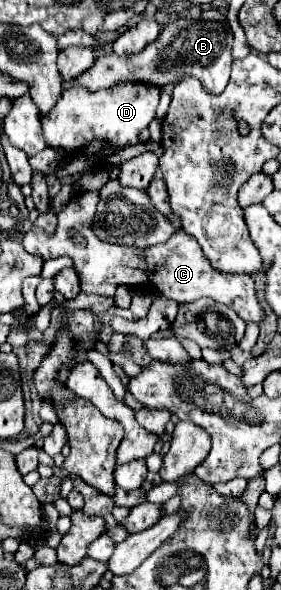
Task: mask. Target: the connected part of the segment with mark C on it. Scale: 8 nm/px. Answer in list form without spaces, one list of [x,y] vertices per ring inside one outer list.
[[[85,191],[85,193],[75,193],[73,199],[61,209],[59,213],[59,225],[55,229],[55,233],[47,233],[39,227],[33,227],[31,231],[25,233],[23,237],[23,247],[27,253],[31,255],[39,255],[43,261],[53,259],[53,257],[61,257],[67,255],[73,259],[73,265],[79,273],[81,279],[81,291],[83,293],[97,293],[97,295],[105,295],[105,297],[113,297],[117,287],[125,285],[133,291],[147,291],[151,295],[159,293],[167,299],[177,301],[179,305],[183,303],[191,303],[197,301],[201,297],[209,297],[213,301],[219,301],[227,307],[231,307],[243,321],[261,321],[263,319],[263,309],[259,305],[259,301],[255,299],[255,285],[251,275],[237,275],[237,273],[223,273],[219,269],[215,269],[207,257],[203,257],[203,251],[199,249],[199,243],[195,243],[189,235],[185,235],[182,229],[172,235],[167,243],[152,246],[146,249],[133,249],[133,247],[125,247],[125,245],[113,245],[113,243],[105,243],[101,241],[95,231],[93,231],[93,221],[95,221],[95,207],[99,205],[99,191]]]

